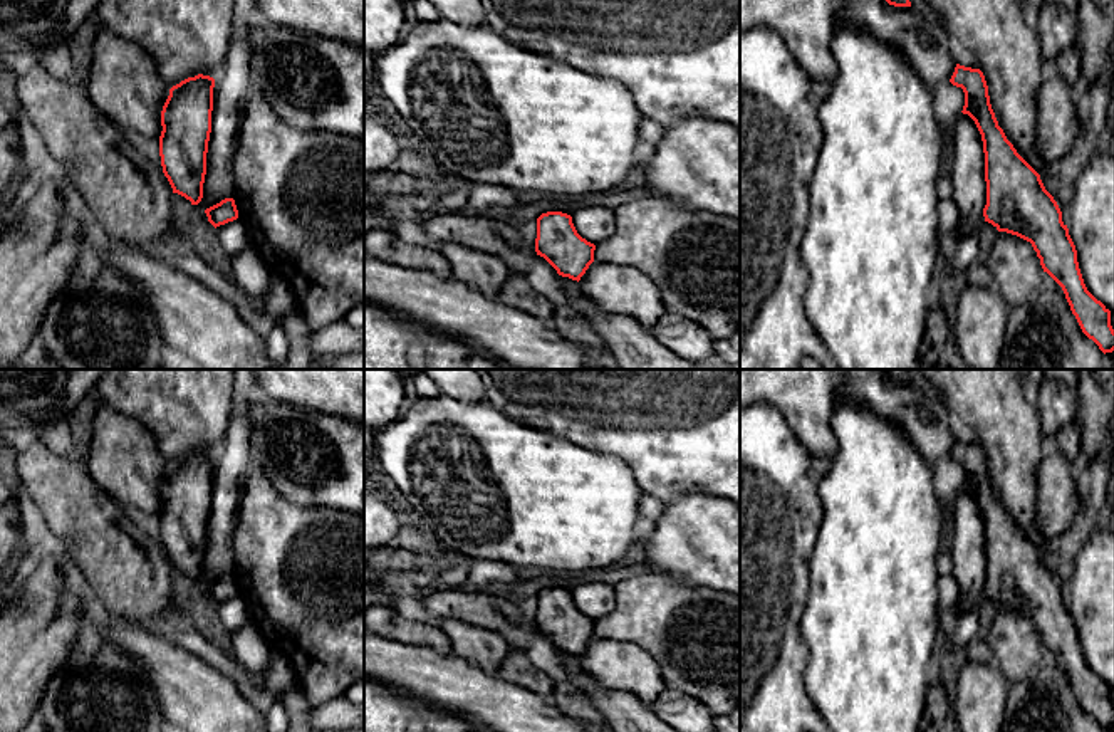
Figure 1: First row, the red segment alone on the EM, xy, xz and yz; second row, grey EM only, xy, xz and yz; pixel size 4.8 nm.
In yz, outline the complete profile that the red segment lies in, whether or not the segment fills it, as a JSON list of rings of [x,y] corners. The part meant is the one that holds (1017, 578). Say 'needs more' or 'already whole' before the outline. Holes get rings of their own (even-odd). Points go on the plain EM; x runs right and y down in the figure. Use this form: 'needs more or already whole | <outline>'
already whole | [[[956,440],[950,458],[963,465],[961,489],[975,497],[981,510],[986,557],[985,598],[998,608],[1032,620],[1044,648],[1062,663],[1082,708],[1104,730],[1112,729],[1111,687],[1084,660],[1077,626],[1057,578],[1045,566],[1040,551],[1017,529],[998,502],[983,448]]]

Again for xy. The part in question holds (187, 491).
already whole | [[[198,450],[188,453],[169,465],[169,472],[161,487],[159,532],[163,549],[168,554],[173,569],[178,569],[198,581],[203,574],[203,559],[206,551],[206,529],[211,509],[215,455]]]

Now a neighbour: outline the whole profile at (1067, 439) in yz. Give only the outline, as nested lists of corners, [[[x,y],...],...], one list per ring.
[[[1077,420],[1065,425],[1057,435],[1059,452],[1064,453],[1070,462],[1079,463],[1080,460],[1080,425]]]

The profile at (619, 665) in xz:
[[[594,636],[579,663],[601,687],[632,693],[649,707],[666,688],[654,656],[634,643]]]

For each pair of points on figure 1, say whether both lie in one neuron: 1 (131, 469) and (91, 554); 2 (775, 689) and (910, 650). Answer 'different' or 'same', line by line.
1: different
2: different

